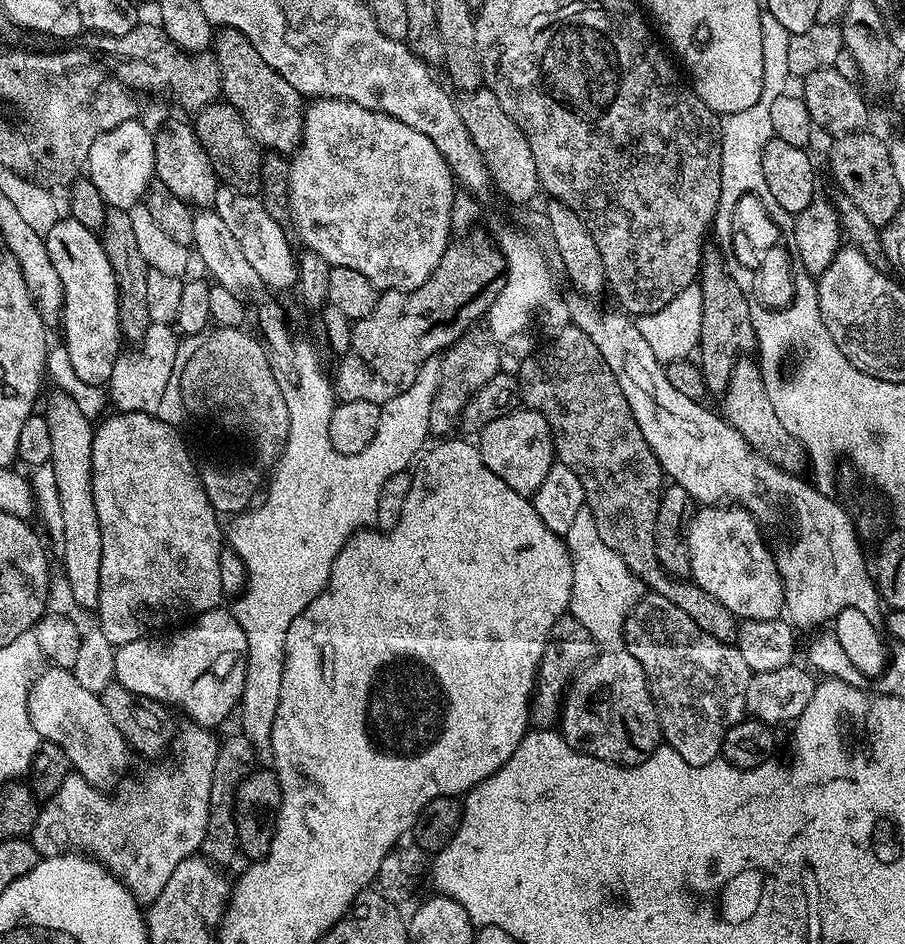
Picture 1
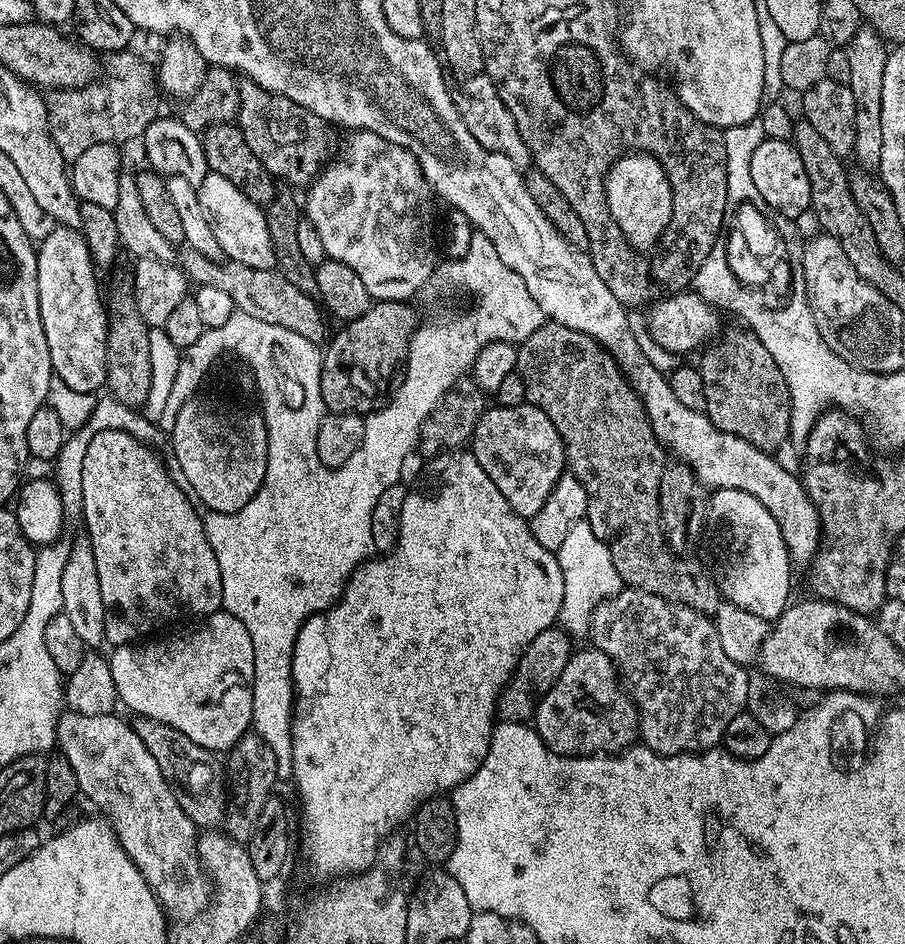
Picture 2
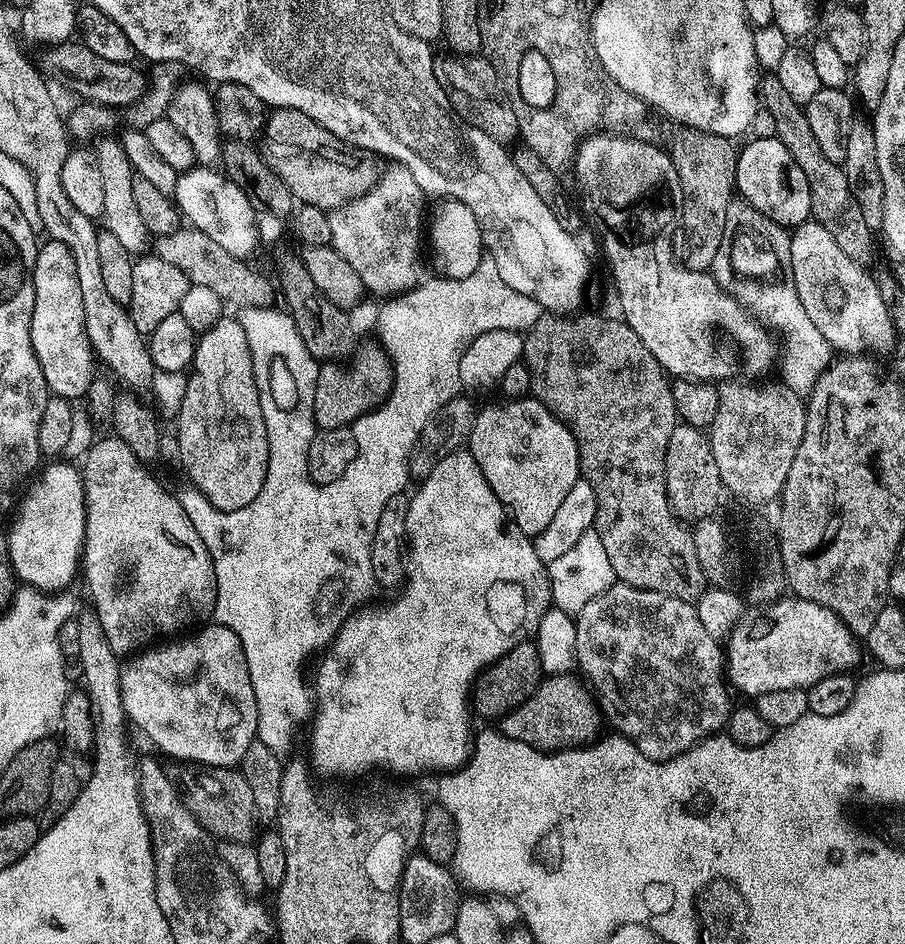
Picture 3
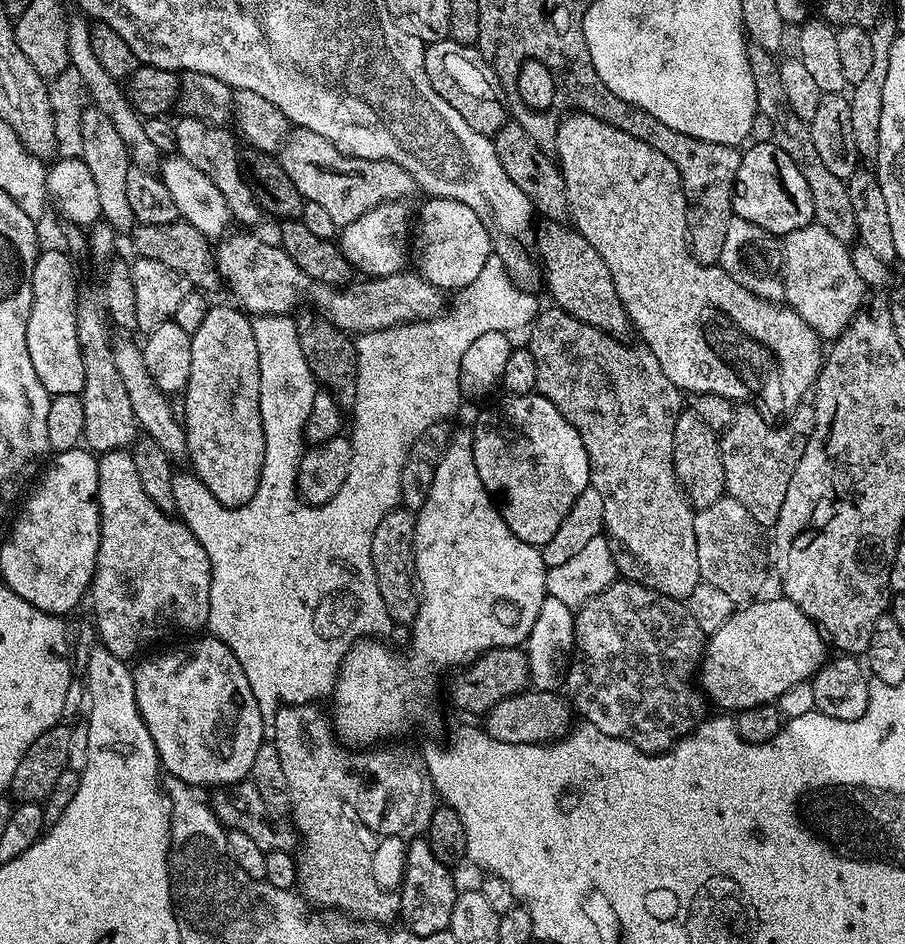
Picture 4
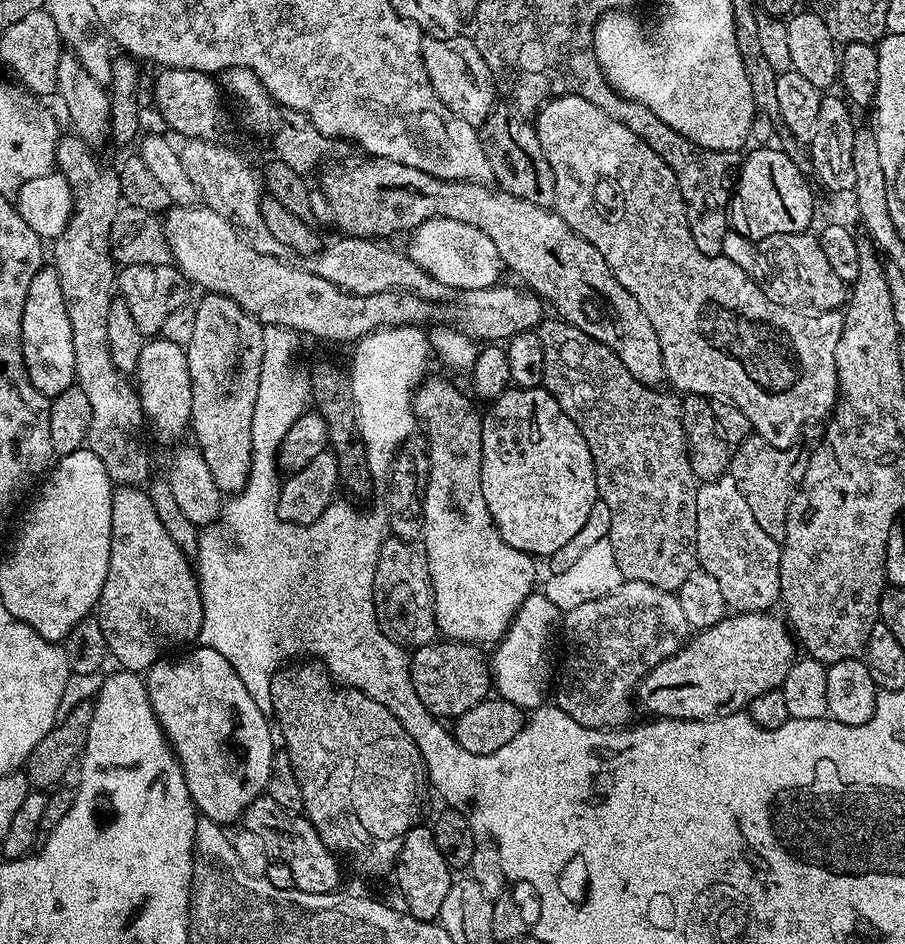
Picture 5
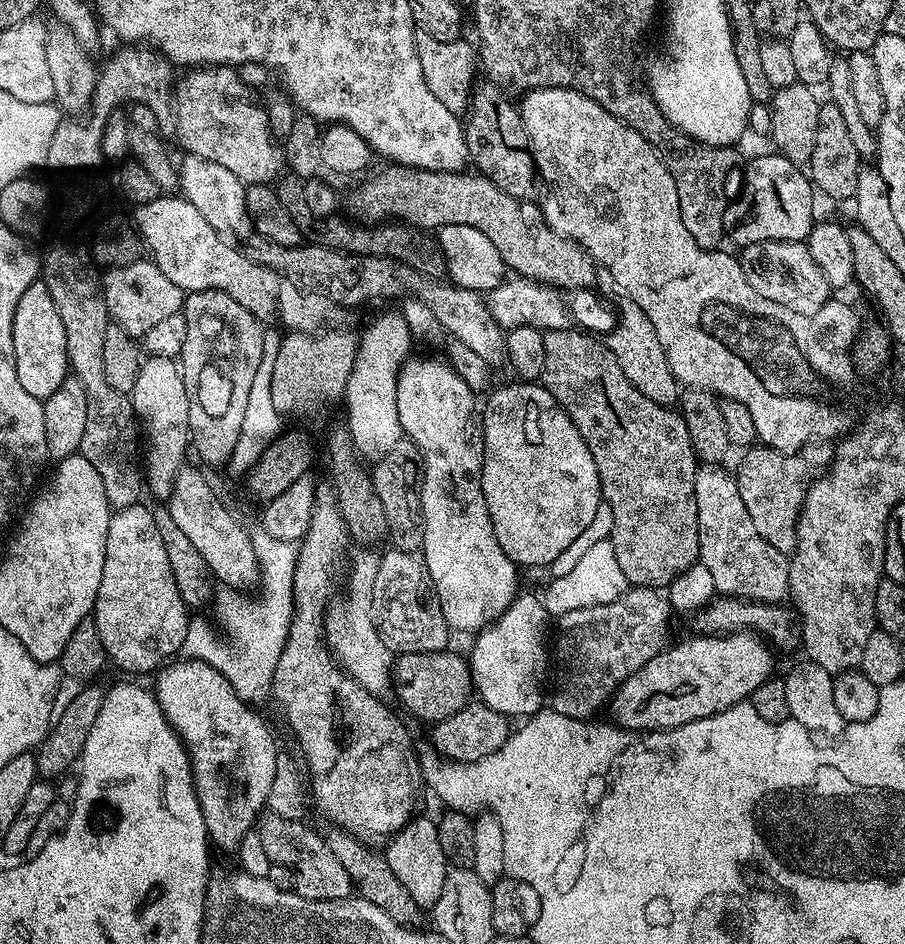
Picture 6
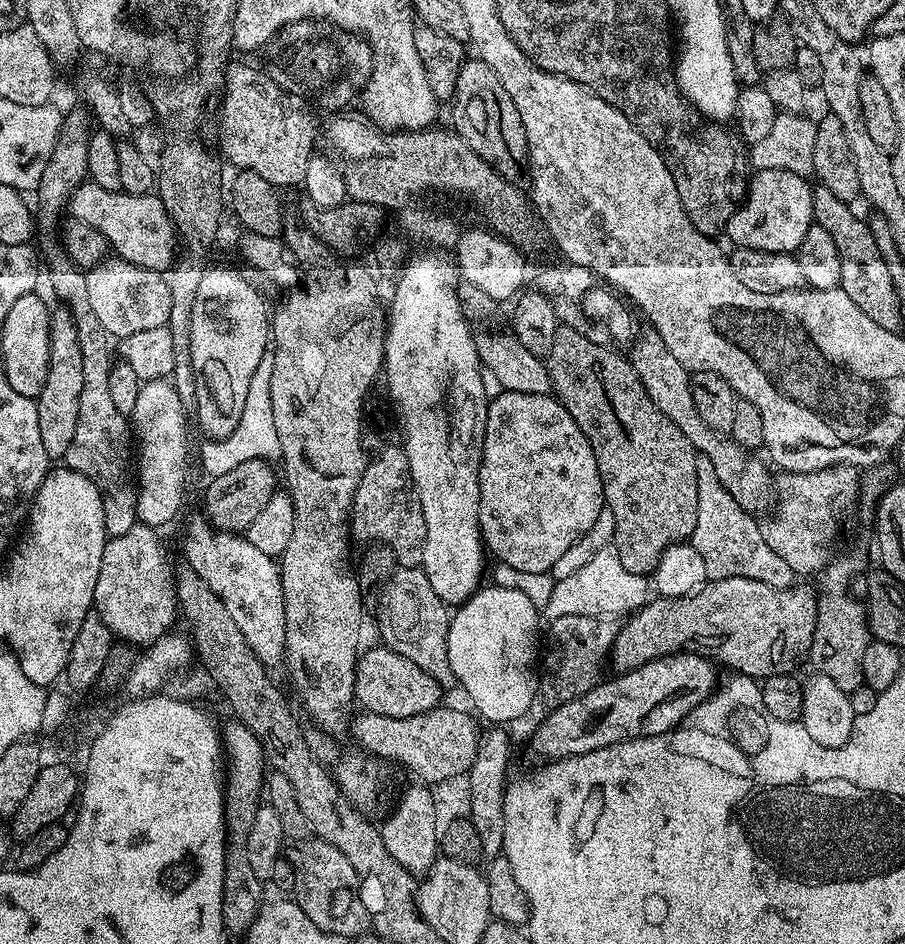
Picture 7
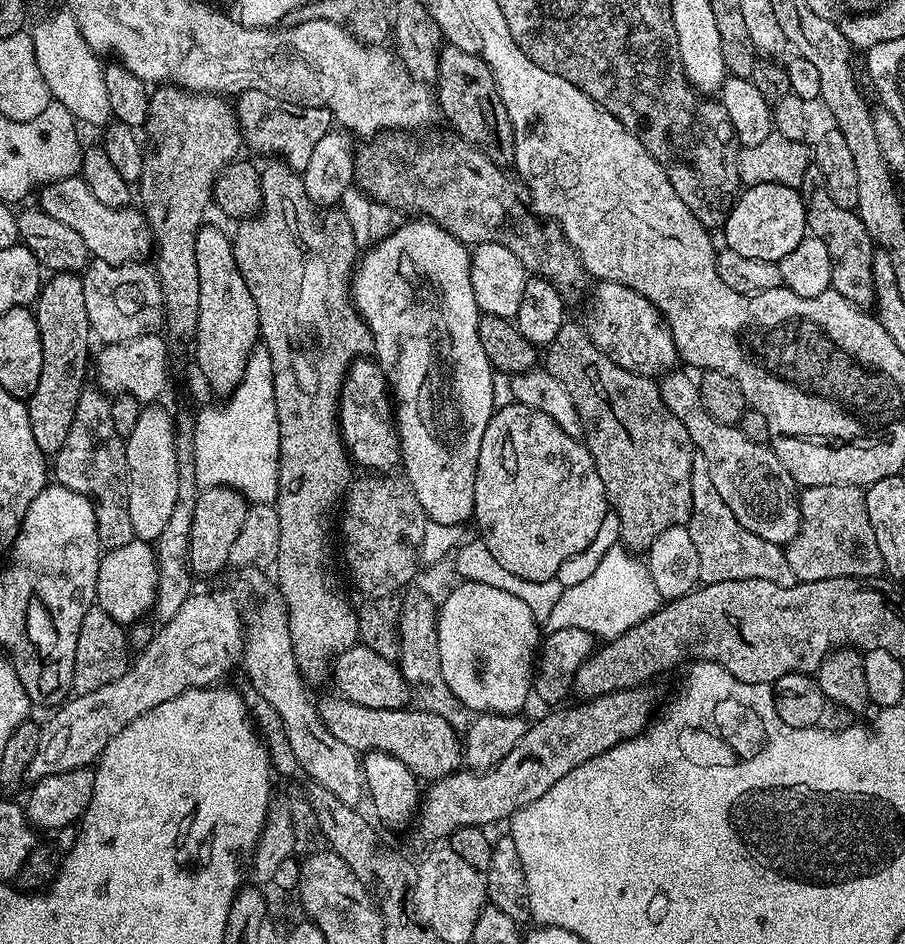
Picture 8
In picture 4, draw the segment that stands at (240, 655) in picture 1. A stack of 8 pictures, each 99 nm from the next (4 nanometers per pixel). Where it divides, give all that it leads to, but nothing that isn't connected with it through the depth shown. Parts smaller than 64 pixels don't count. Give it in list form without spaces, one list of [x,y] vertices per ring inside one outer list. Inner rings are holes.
[[[211,634],[189,640],[192,641],[181,648],[148,656],[132,668],[134,698],[146,722],[146,730],[150,730],[150,738],[154,738],[161,769],[197,790],[220,790],[251,777],[254,757],[266,743],[266,718],[258,710],[258,698],[254,698],[254,690],[250,690],[250,682],[246,682],[246,674],[230,646]]]

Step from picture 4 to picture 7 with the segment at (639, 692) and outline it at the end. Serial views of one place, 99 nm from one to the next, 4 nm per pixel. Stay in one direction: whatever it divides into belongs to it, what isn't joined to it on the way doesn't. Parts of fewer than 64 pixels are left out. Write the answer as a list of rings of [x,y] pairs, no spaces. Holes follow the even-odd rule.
[[[563,616],[551,621],[550,627],[552,641],[548,644],[548,653],[542,656],[538,692],[542,700],[548,703],[547,707],[553,709],[586,694],[600,683],[600,671],[606,668],[618,628],[611,619],[598,616]]]

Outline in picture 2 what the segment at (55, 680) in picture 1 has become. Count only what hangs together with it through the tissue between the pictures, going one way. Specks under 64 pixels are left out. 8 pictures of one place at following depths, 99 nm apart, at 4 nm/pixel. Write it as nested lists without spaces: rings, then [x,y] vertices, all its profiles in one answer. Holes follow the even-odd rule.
[[[69,710],[61,711],[60,720],[56,723],[59,755],[65,756],[70,766],[74,766],[74,778],[78,778],[80,787],[79,795],[85,796],[90,803],[97,804],[105,812],[101,813],[116,832],[120,845],[134,866],[138,866],[142,878],[146,878],[165,913],[176,922],[195,920],[207,912],[214,900],[214,881],[196,852],[196,823],[186,814],[186,810],[182,810],[176,791],[166,782],[162,770],[158,770],[158,762],[154,762],[150,750],[146,750],[146,745],[142,738],[138,738],[131,723],[127,719],[119,720],[117,716],[87,716]]]

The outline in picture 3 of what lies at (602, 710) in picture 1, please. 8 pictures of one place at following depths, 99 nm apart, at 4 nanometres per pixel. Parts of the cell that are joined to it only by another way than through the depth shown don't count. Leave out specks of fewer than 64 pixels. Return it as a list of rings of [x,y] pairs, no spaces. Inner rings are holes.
[[[552,674],[541,679],[534,694],[530,694],[530,698],[522,702],[522,706],[506,713],[499,721],[498,728],[518,742],[526,742],[539,752],[551,754],[593,743],[601,735],[600,720],[602,724],[601,705],[579,675]]]

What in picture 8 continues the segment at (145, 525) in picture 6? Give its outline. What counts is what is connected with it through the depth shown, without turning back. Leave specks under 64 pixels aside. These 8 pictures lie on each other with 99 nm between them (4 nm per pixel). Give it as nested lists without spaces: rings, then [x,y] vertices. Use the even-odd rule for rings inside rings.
[[[134,538],[126,542],[126,546],[109,548],[101,555],[94,593],[95,603],[103,612],[110,614],[114,622],[131,626],[143,621],[153,611],[158,578],[155,547],[147,540]]]

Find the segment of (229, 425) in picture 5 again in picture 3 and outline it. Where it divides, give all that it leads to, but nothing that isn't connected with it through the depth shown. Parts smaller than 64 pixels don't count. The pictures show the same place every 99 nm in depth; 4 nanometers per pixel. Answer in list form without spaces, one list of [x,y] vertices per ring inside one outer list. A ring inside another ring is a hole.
[[[223,318],[197,339],[196,352],[187,375],[182,406],[174,419],[180,464],[184,467],[185,474],[192,479],[189,480],[191,487],[198,489],[218,510],[242,510],[250,506],[254,498],[258,498],[266,482],[268,435],[266,418],[262,418],[262,402],[256,385],[250,342],[246,342],[246,330],[242,330],[239,319]]]

